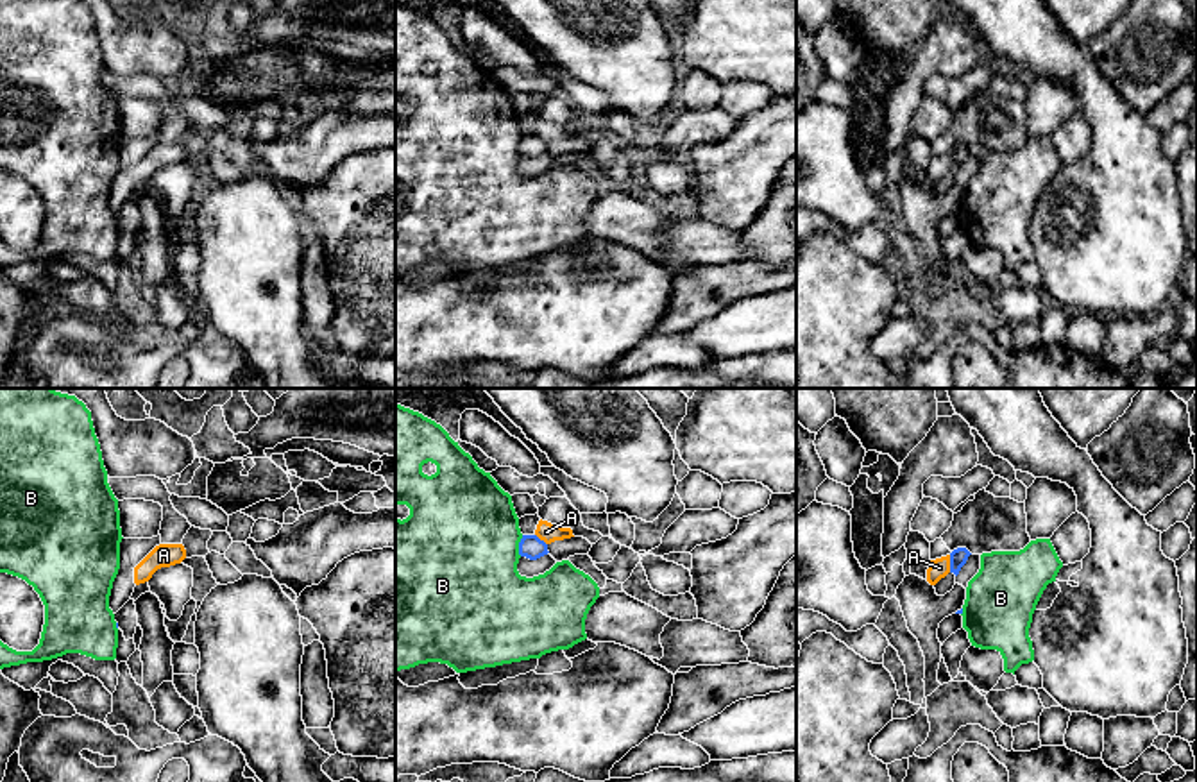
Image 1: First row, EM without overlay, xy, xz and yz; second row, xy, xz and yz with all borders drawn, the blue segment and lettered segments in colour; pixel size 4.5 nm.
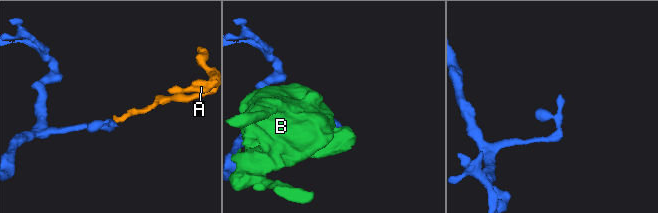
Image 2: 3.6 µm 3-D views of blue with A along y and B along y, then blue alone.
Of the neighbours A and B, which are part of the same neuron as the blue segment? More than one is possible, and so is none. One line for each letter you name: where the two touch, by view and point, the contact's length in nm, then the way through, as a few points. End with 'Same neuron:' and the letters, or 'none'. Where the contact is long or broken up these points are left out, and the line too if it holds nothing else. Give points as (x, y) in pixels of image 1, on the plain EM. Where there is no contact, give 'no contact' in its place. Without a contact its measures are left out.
Same neuron: none

